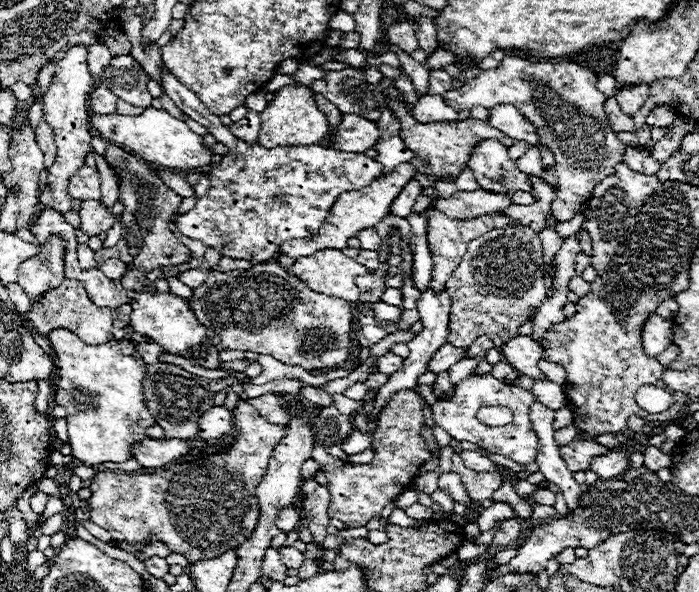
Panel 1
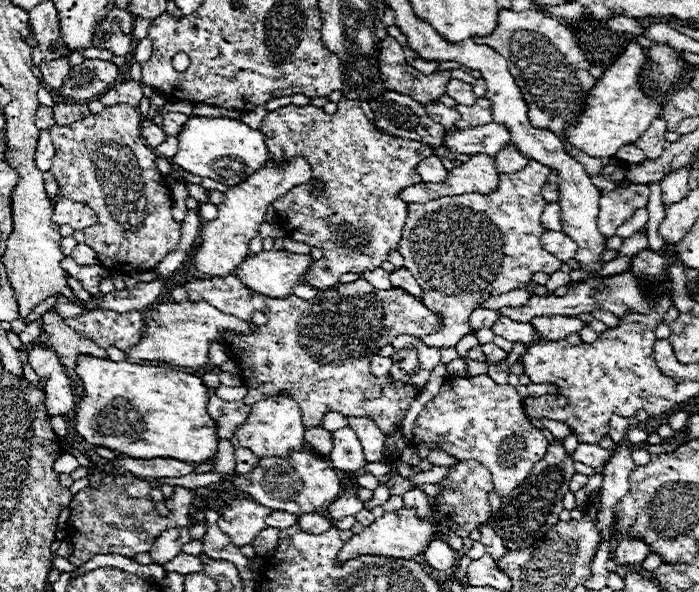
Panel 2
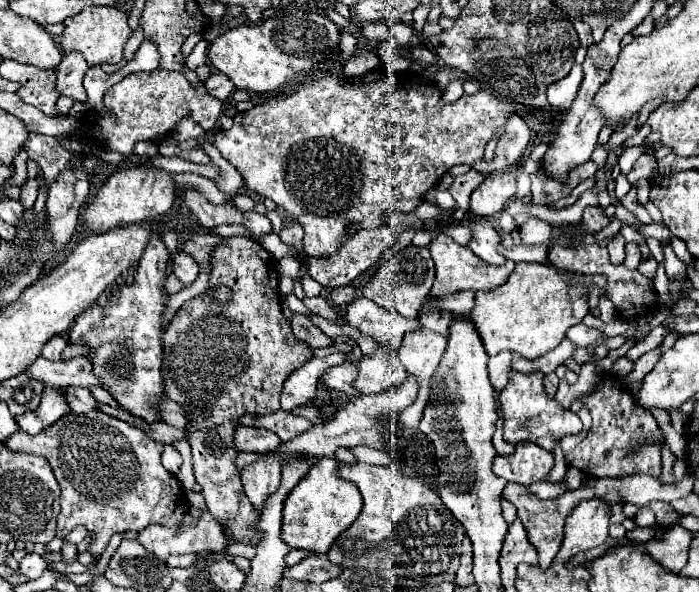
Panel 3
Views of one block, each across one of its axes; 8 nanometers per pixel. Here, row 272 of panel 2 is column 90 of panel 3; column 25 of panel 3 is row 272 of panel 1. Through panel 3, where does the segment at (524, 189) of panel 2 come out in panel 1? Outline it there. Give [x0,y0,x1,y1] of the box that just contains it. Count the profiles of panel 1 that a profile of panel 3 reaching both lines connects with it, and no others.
[428,208,512,290]

